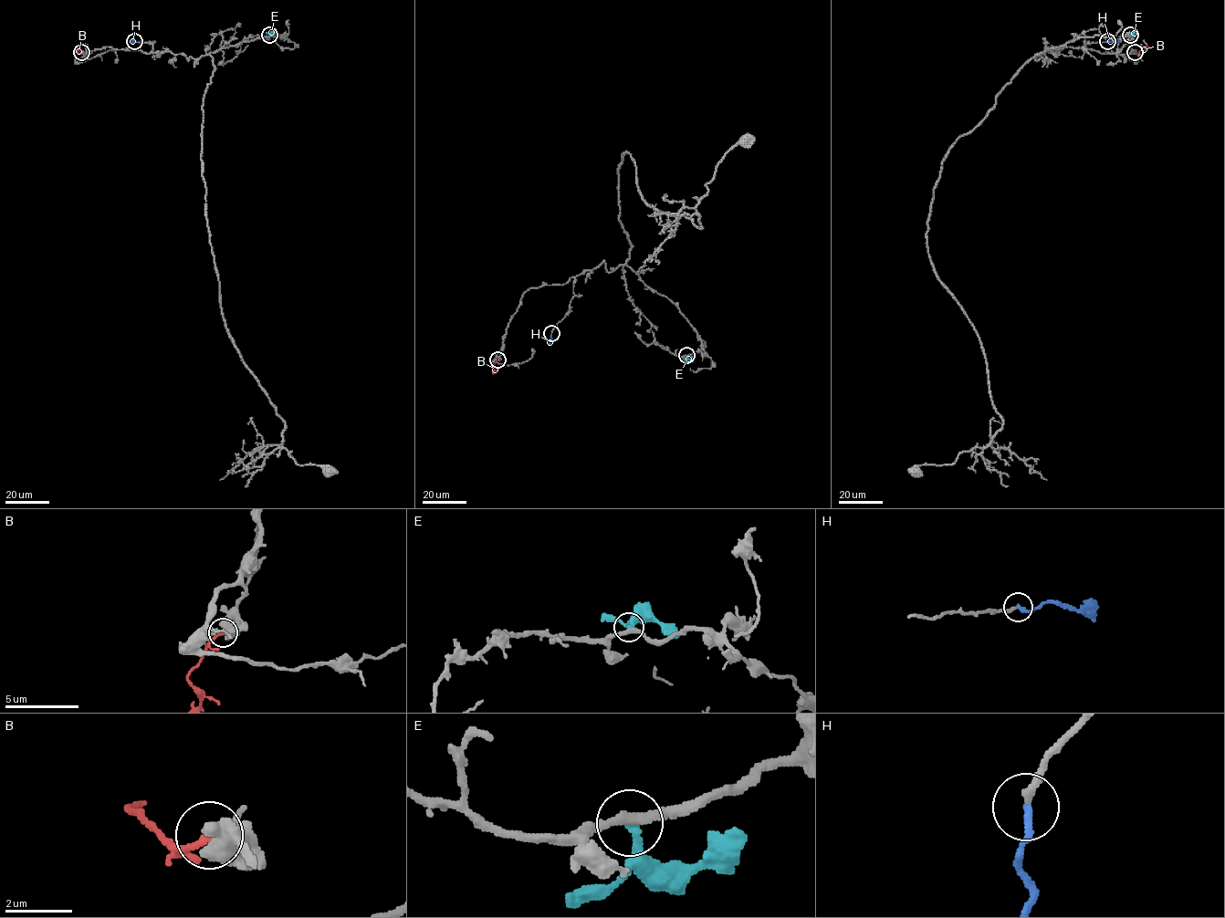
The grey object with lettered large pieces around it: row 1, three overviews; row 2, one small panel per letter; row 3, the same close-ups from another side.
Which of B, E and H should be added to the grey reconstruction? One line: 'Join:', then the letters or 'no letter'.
Join: H

